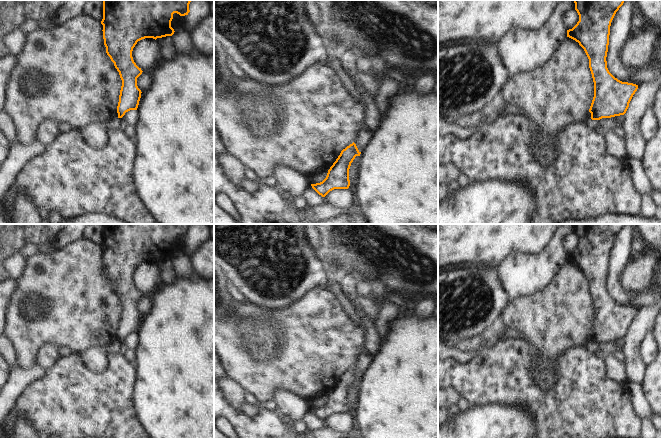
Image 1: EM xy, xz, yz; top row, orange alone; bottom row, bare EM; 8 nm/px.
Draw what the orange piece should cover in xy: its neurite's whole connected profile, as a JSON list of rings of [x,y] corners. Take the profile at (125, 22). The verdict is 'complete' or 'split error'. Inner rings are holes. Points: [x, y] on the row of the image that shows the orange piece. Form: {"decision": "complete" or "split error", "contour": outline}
{"decision": "complete", "contour": [[[102,0],[103,1],[103,39],[106,53],[114,63],[122,80],[117,106],[118,118],[126,112],[137,110],[141,98],[141,90],[137,86],[137,78],[142,74],[133,60],[132,51],[138,41],[145,38],[162,38],[172,36],[173,14],[188,15],[191,0]]]}

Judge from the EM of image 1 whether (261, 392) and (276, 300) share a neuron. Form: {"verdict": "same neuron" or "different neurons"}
{"verdict": "different neurons"}

